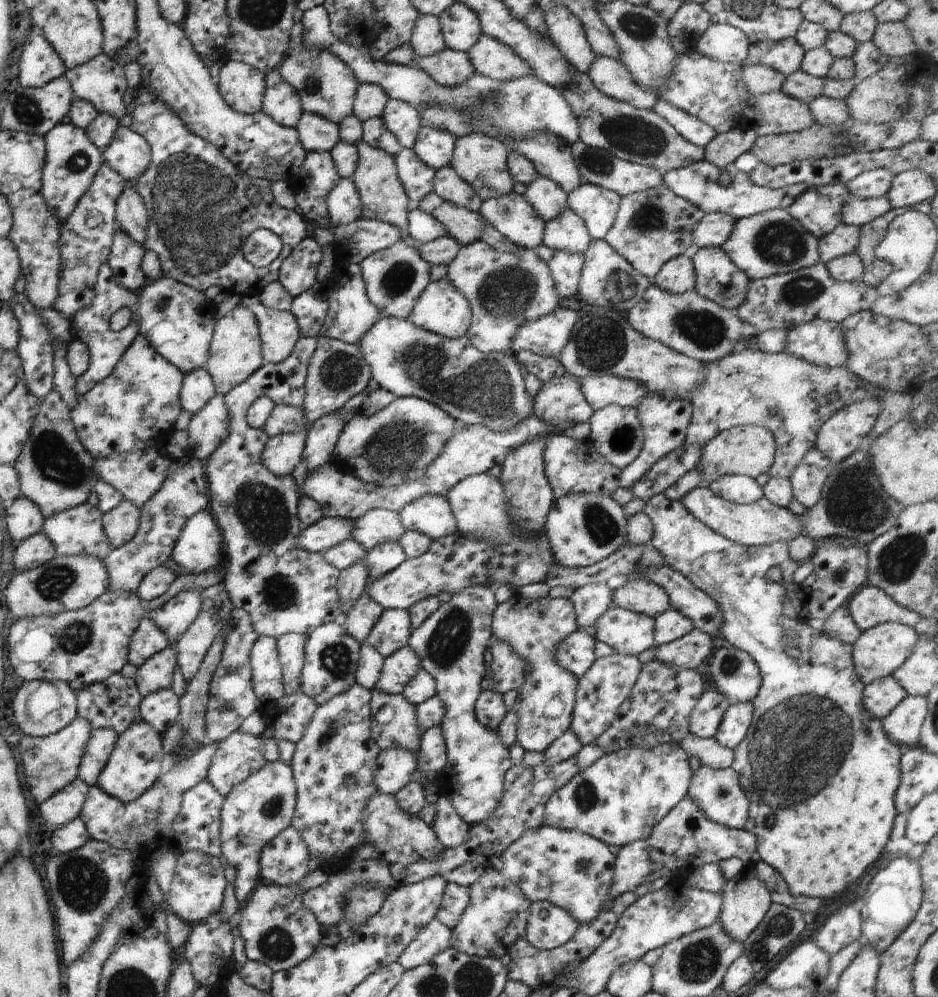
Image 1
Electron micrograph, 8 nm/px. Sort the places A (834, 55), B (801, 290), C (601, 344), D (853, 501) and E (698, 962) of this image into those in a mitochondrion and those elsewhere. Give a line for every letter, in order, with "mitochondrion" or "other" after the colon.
A: other
B: mitochondrion
C: mitochondrion
D: mitochondrion
E: mitochondrion

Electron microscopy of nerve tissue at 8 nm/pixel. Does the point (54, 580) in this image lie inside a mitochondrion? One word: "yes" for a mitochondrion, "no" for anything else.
yes

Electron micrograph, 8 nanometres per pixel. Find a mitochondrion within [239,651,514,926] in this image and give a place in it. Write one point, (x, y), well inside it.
(321, 741)

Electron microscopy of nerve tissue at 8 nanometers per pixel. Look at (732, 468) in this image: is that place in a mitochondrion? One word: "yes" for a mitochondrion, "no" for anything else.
no

